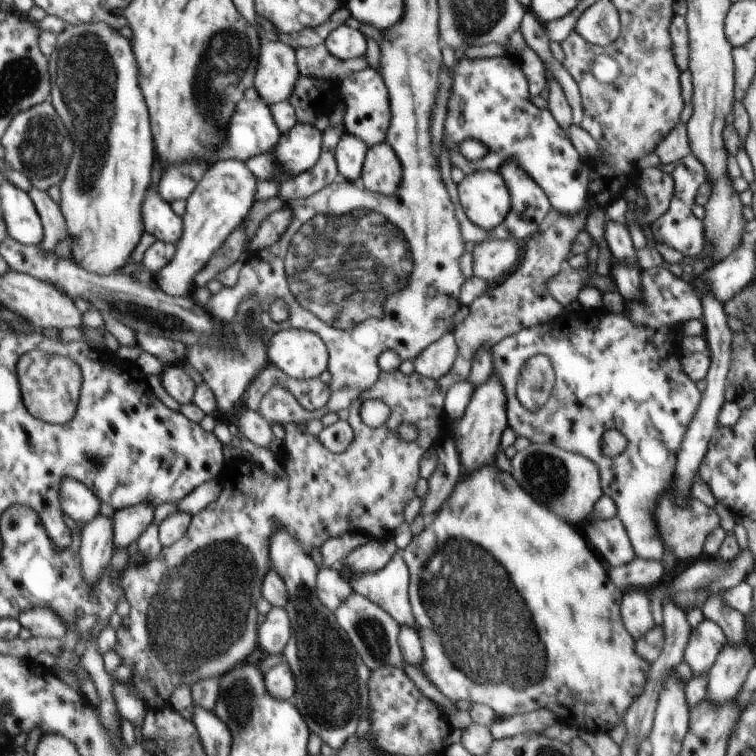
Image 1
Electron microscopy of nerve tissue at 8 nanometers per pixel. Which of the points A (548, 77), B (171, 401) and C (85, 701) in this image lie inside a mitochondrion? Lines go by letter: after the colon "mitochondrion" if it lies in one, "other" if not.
A: other
B: other
C: other

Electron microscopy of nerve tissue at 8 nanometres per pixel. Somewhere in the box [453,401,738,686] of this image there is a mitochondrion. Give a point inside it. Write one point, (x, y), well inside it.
(546, 476)

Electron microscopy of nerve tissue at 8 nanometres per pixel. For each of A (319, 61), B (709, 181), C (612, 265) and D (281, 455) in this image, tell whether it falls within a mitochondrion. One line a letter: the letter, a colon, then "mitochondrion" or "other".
A: other
B: other
C: other
D: other

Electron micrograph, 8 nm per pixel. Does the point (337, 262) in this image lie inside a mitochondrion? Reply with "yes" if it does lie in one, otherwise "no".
yes

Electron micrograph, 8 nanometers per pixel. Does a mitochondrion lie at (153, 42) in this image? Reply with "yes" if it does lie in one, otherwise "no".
no

